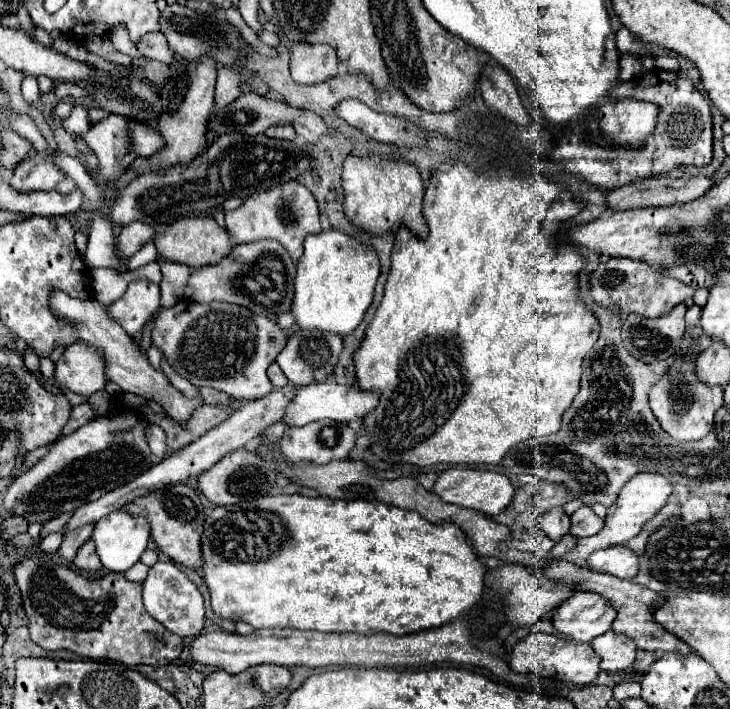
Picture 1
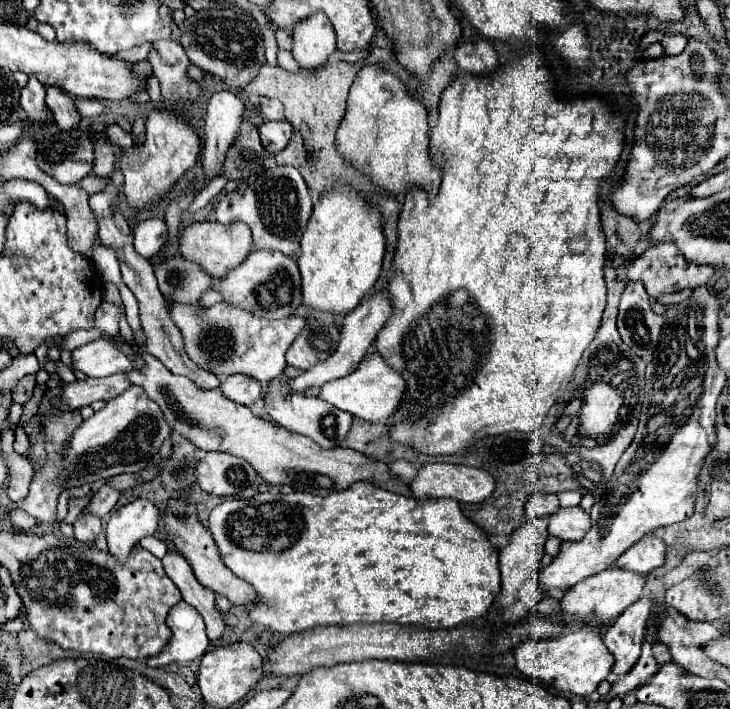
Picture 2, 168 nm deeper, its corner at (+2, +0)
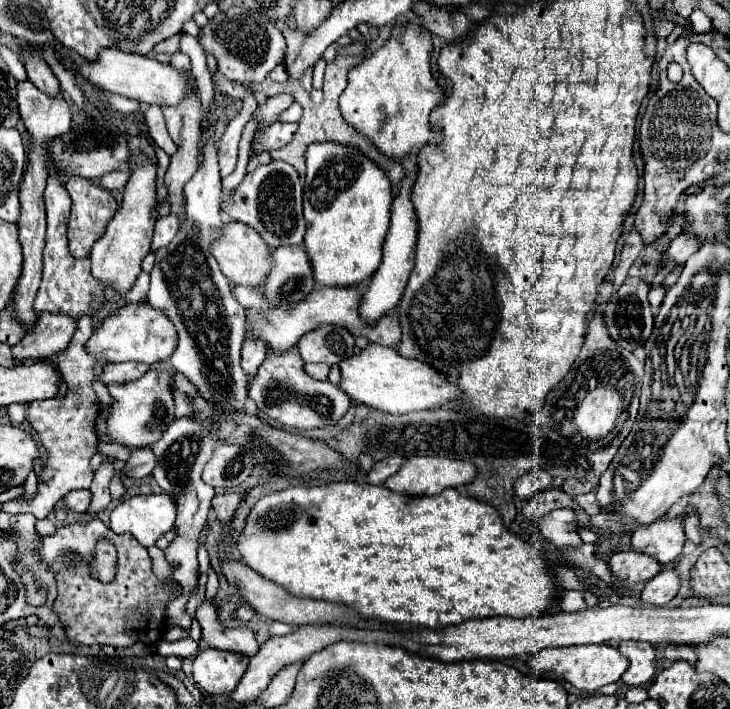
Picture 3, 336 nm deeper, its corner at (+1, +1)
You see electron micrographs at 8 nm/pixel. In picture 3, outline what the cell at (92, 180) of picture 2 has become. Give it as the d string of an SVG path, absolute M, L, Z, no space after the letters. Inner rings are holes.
M115 171L115 173L107 173L99 179L99 183L107 189L107 191L115 191L115 189L123 189L125 183L129 179L127 171Z

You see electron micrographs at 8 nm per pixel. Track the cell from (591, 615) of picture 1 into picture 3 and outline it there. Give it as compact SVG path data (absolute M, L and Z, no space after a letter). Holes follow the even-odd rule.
M619 551L615 553L609 561L609 571L613 575L613 585L617 591L623 591L623 589L629 589L633 587L635 583L645 583L645 581L651 581L659 571L661 571L661 565L651 559L649 555L639 555L639 551Z

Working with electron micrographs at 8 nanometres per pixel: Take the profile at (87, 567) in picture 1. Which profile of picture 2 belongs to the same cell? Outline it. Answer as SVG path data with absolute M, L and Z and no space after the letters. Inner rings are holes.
M80 514L72 522L72 526L74 526L74 538L86 546L92 546L94 538L100 534L100 518L94 514Z

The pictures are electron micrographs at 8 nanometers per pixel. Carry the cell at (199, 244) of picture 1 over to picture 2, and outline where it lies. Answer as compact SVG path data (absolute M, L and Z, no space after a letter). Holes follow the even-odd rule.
M198 222L184 230L180 240L180 254L188 260L194 260L198 266L202 266L212 278L224 278L232 268L240 266L246 256L250 254L254 242L252 232L246 224L234 222L234 224L220 224L220 222Z

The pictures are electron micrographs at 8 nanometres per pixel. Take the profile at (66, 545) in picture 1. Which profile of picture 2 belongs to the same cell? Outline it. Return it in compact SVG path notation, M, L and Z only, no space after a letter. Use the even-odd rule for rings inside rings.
M104 484L104 486L96 492L96 496L92 498L92 502L86 506L86 510L102 518L102 516L106 516L106 514L116 506L116 502L120 500L120 496L122 496L122 490Z

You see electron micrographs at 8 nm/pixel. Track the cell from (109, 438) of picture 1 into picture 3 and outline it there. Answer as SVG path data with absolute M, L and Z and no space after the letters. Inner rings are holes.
M147 371L141 379L131 383L111 383L107 385L113 403L109 417L105 421L105 437L109 443L119 443L127 449L153 447L169 423L175 419L173 395L171 395L171 375L167 371Z

